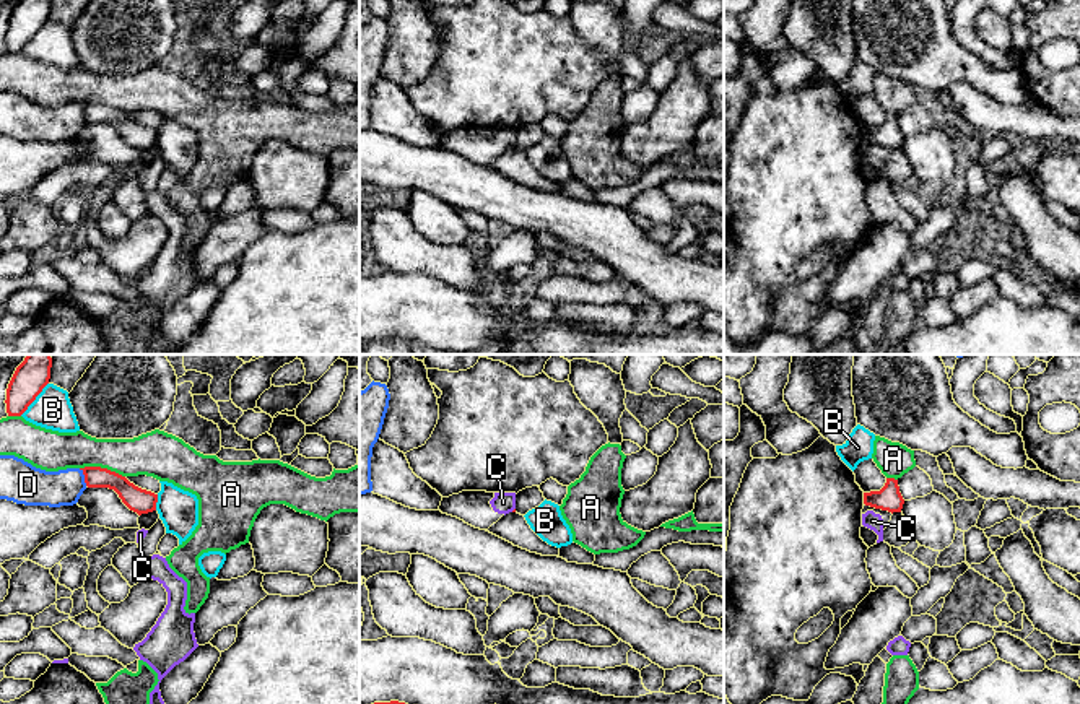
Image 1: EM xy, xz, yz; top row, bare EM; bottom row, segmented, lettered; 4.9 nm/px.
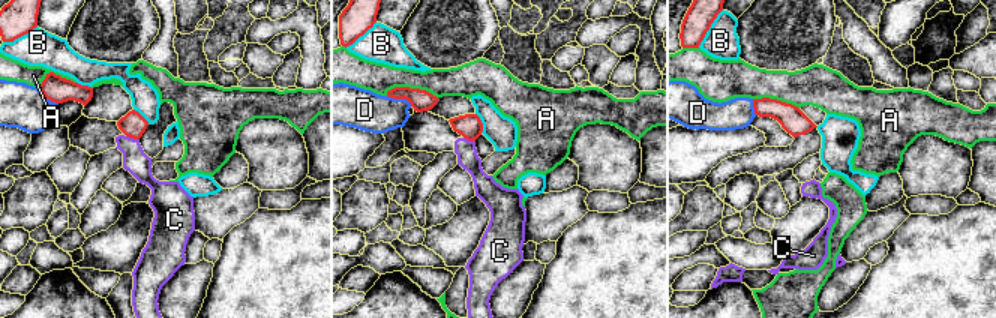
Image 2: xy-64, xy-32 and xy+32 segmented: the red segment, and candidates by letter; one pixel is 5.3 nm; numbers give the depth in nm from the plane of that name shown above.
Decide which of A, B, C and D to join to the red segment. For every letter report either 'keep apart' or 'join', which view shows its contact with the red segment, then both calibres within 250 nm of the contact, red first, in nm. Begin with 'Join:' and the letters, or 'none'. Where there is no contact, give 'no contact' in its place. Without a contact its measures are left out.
Join: none
A: keep apart; meets red in xy; 120 nm thick on the red side, 220 nm on the other
B: keep apart; meets red in xy; 160 nm thick on the red side, 190 nm on the other
C: keep apart; no contact
D: keep apart; meets red in xy; 110 nm thick on the red side, 180 nm on the other

